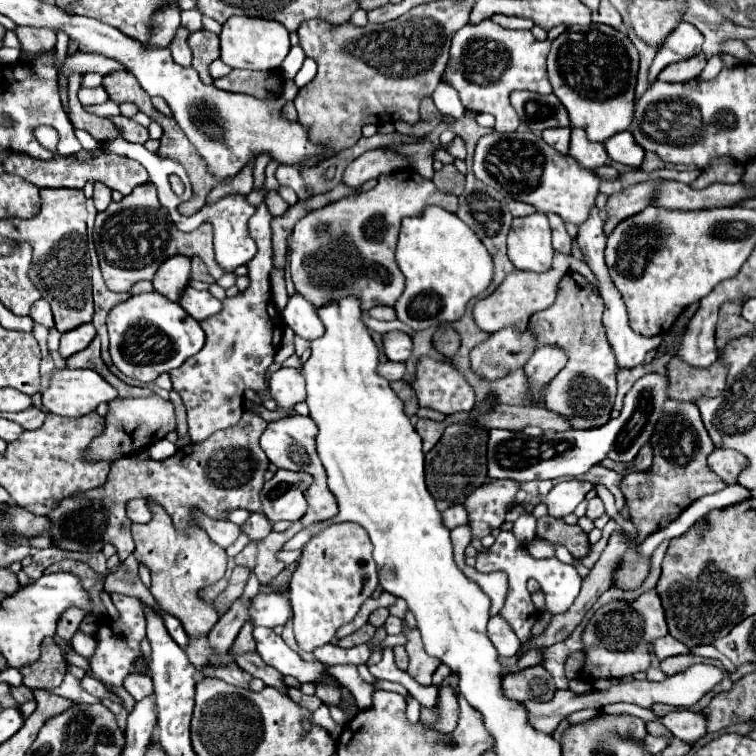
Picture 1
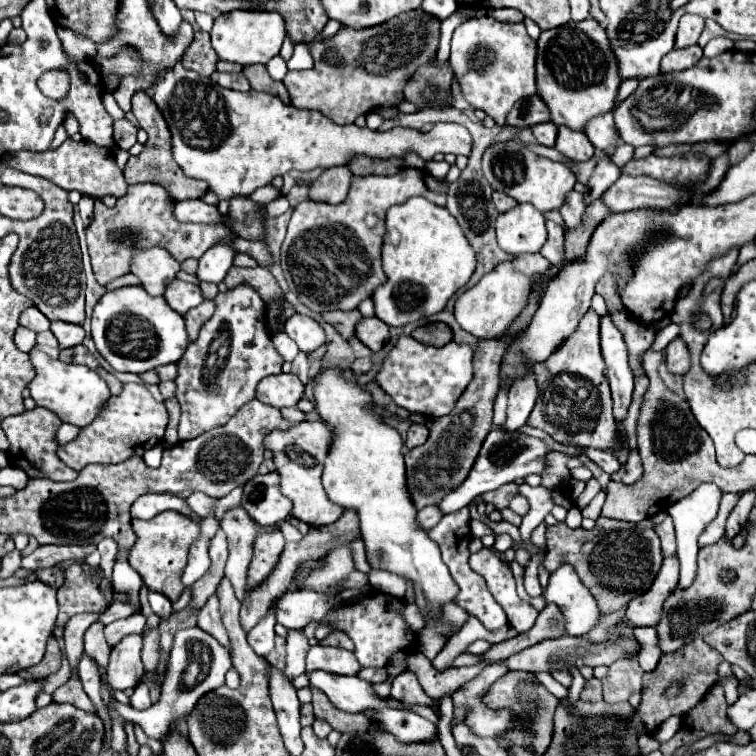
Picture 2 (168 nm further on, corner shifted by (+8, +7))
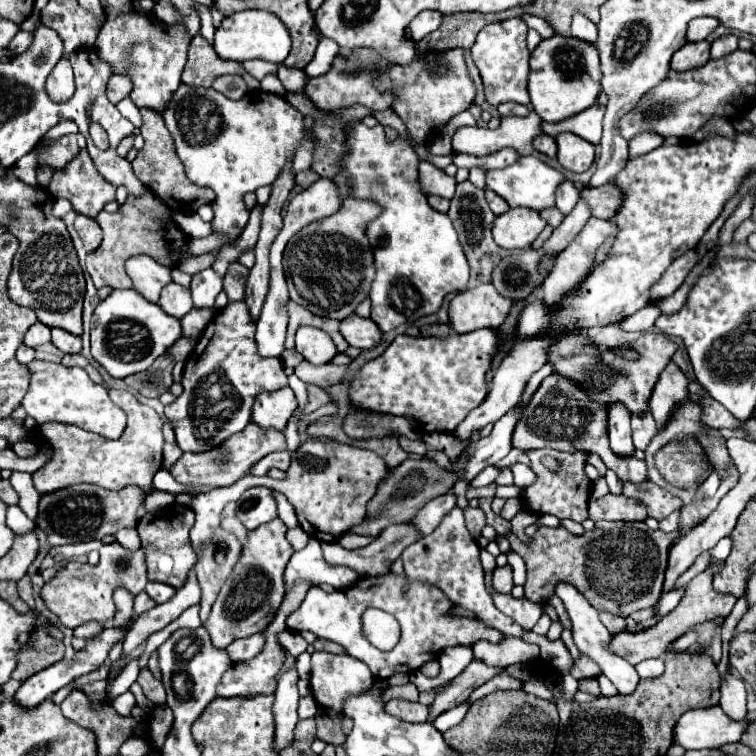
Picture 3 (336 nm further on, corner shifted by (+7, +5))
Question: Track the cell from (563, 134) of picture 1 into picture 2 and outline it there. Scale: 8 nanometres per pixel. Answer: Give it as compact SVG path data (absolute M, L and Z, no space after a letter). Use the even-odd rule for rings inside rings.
M544 122L544 124L538 124L538 126L532 126L532 132L534 132L538 144L542 144L542 146L554 146L556 134L558 134L556 130L558 130L558 126L552 124L552 122Z

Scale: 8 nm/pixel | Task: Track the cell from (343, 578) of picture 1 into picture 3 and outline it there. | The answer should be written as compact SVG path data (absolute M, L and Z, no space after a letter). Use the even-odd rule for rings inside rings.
M291 666L287 672L279 676L277 690L275 690L275 704L273 704L273 714L275 714L275 742L273 748L279 752L287 744L293 742L293 728L297 724L297 702L299 702L299 692L297 692L297 666Z

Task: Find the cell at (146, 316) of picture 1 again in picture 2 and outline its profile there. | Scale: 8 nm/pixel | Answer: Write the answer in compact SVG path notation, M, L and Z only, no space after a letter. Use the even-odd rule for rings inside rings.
M124 286L102 296L92 314L92 340L112 370L136 374L178 362L188 348L184 318L178 316L162 296L152 298L140 286Z

